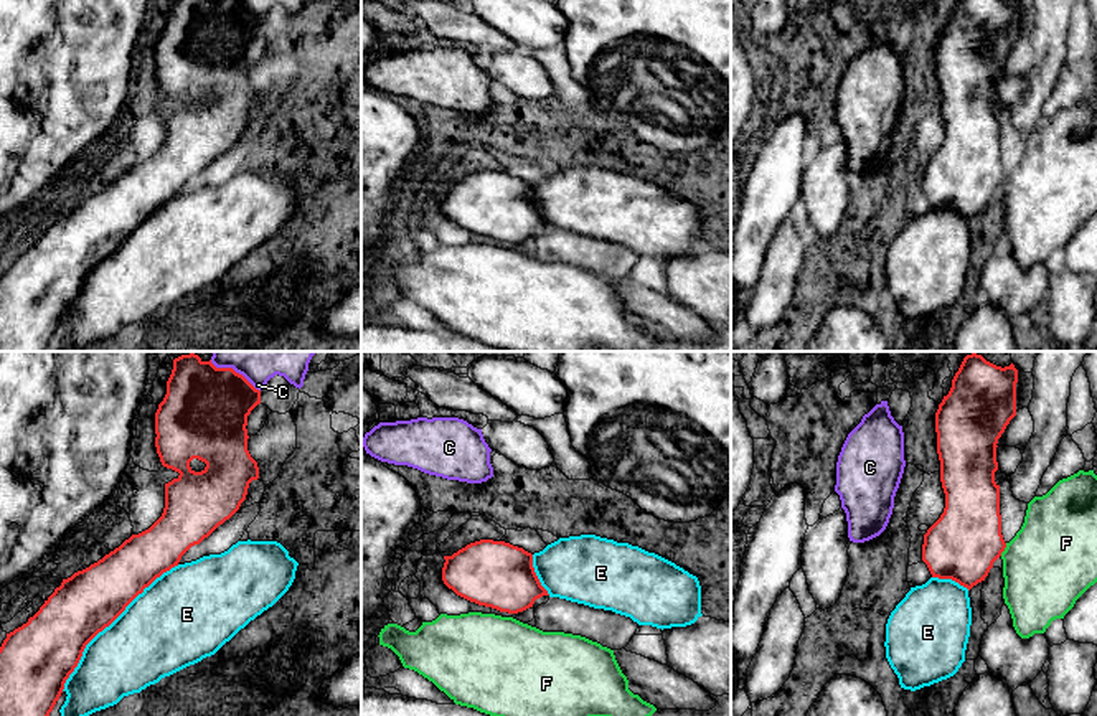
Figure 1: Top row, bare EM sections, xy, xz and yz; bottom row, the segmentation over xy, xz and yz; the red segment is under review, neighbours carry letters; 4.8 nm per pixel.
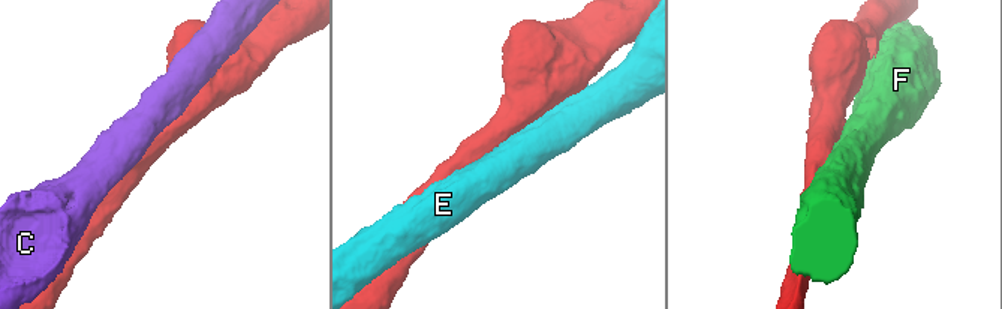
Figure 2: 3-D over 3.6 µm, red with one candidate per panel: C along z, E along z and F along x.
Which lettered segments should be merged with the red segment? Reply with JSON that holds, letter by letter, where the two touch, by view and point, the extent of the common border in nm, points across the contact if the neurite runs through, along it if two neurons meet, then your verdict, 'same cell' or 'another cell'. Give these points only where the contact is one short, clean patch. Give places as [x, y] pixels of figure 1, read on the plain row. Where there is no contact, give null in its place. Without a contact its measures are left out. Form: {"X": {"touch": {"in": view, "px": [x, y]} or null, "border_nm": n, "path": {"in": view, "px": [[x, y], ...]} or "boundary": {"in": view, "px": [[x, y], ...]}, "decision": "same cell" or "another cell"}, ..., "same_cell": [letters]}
{"C": {"touch": {"in": "xy", "px": [244, 9]}, "border_nm": 170, "decision": "another cell"}, "E": {"touch": {"in": "xy", "px": [109, 254]}, "border_nm": 850, "decision": "same cell"}, "F": {"touch": {"in": "yz", "px": [1003, 180]}, "border_nm": 70, "decision": "another cell"}, "same_cell": ["E"]}

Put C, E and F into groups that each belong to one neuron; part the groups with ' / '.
C / E / F

